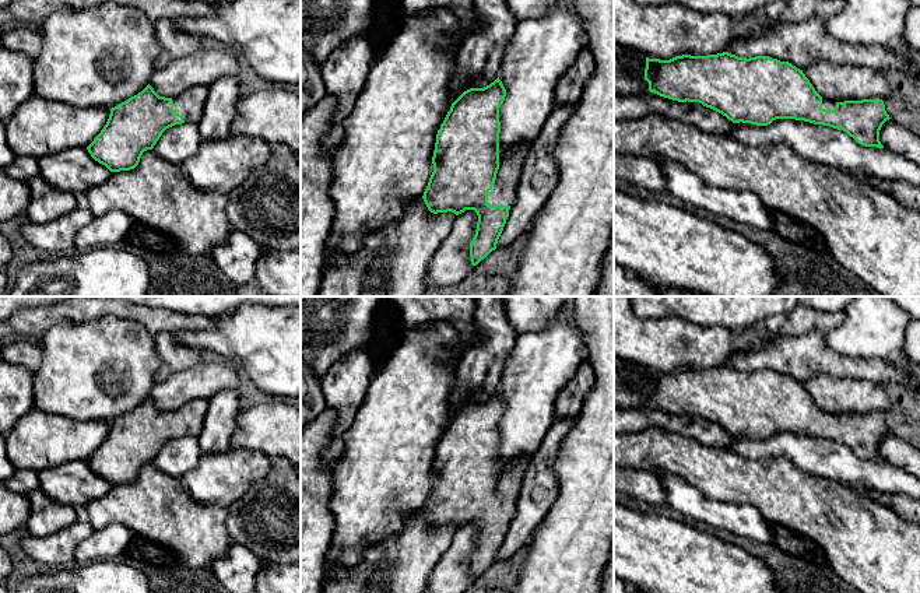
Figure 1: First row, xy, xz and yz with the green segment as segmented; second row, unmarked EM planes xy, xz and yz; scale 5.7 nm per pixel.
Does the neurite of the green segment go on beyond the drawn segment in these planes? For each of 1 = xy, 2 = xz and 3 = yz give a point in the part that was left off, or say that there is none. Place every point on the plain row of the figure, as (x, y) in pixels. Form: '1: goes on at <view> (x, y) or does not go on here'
1: goes on at xy (190, 417)
2: goes on at xz (505, 502)
3: goes on at yz (827, 417)

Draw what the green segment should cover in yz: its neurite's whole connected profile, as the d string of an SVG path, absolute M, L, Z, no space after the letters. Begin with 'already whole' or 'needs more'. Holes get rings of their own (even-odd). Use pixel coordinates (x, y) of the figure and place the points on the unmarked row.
needs more; M728 365L707 369L675 369L670 373L646 371L645 393L649 404L678 415L699 415L733 436L768 439L776 432L796 432L846 445L858 457L884 462L879 443L889 434L884 414L836 415L822 411L803 383L769 369L738 371Z

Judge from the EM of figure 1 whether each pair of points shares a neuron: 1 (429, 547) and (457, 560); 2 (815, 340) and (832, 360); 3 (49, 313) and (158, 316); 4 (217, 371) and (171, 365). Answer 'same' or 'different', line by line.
1: different
2: same
3: same
4: different

